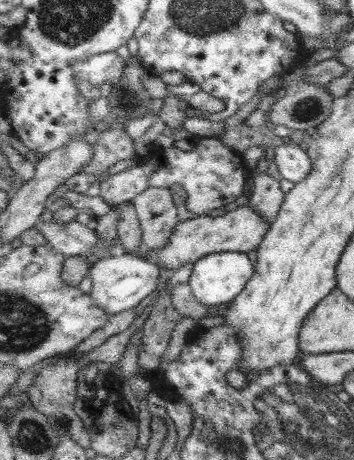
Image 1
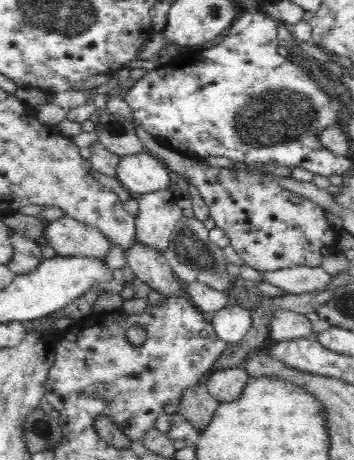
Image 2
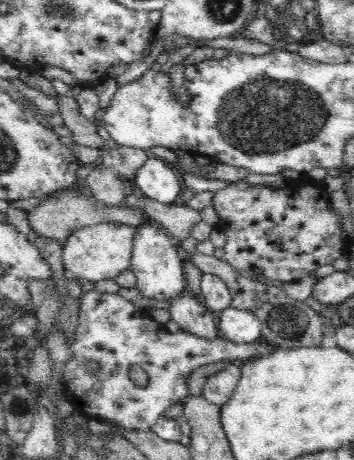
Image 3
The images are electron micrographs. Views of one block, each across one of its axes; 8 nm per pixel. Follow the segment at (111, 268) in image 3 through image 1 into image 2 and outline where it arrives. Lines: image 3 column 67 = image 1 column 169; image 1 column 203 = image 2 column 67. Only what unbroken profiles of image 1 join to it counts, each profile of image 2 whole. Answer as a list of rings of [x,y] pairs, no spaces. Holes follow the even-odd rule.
[[[70,216],[52,220],[46,226],[44,236],[56,250],[56,256],[88,256],[106,260],[110,248],[108,236],[102,230],[82,224]]]

